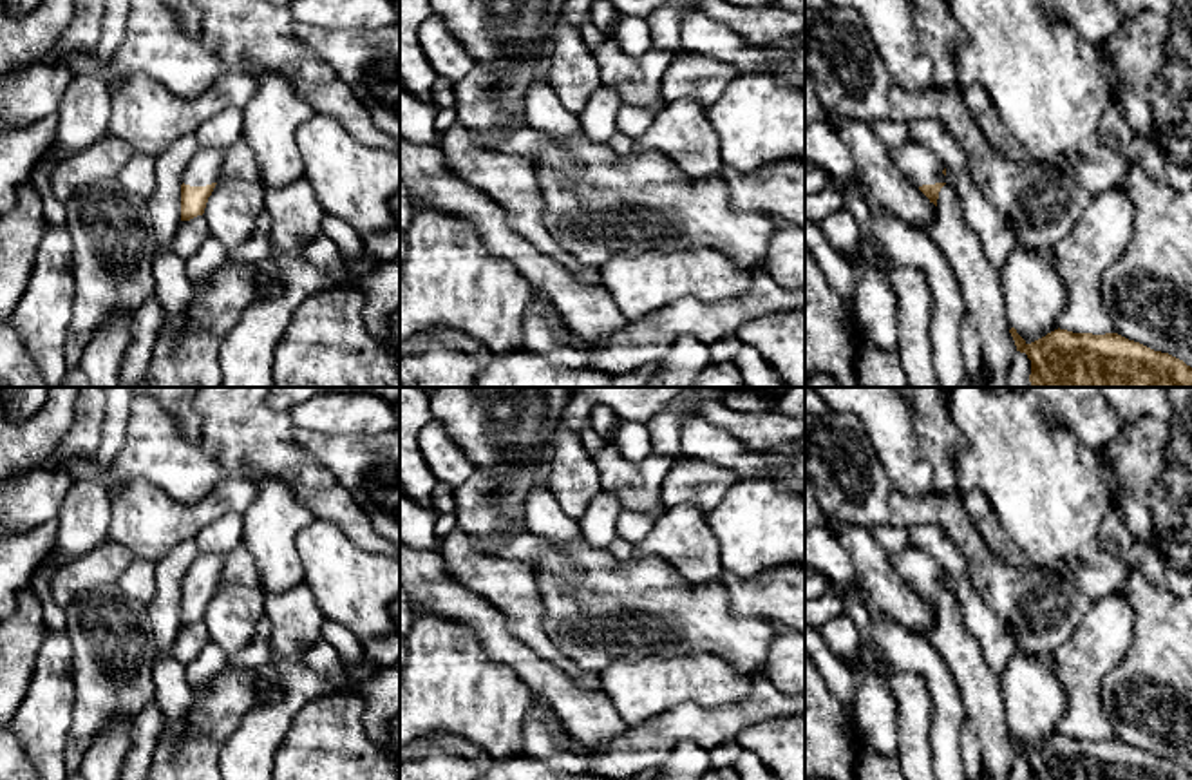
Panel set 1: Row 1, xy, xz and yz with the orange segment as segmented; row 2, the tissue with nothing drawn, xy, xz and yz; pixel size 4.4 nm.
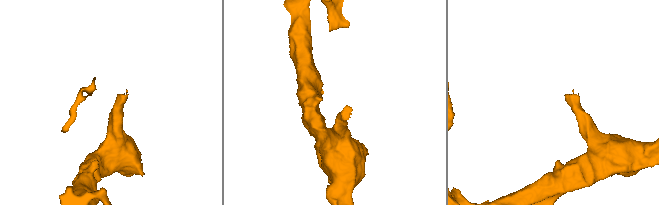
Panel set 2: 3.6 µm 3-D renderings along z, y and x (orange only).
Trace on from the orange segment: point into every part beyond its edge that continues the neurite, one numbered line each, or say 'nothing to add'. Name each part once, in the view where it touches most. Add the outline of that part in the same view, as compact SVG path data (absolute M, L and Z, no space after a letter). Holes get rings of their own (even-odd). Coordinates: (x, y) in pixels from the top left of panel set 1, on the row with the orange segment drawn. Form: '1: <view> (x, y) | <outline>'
1: xy (203, 169) | M199 147L188 161L181 181L190 186L206 186L219 183L221 166L224 163L226 148Z

